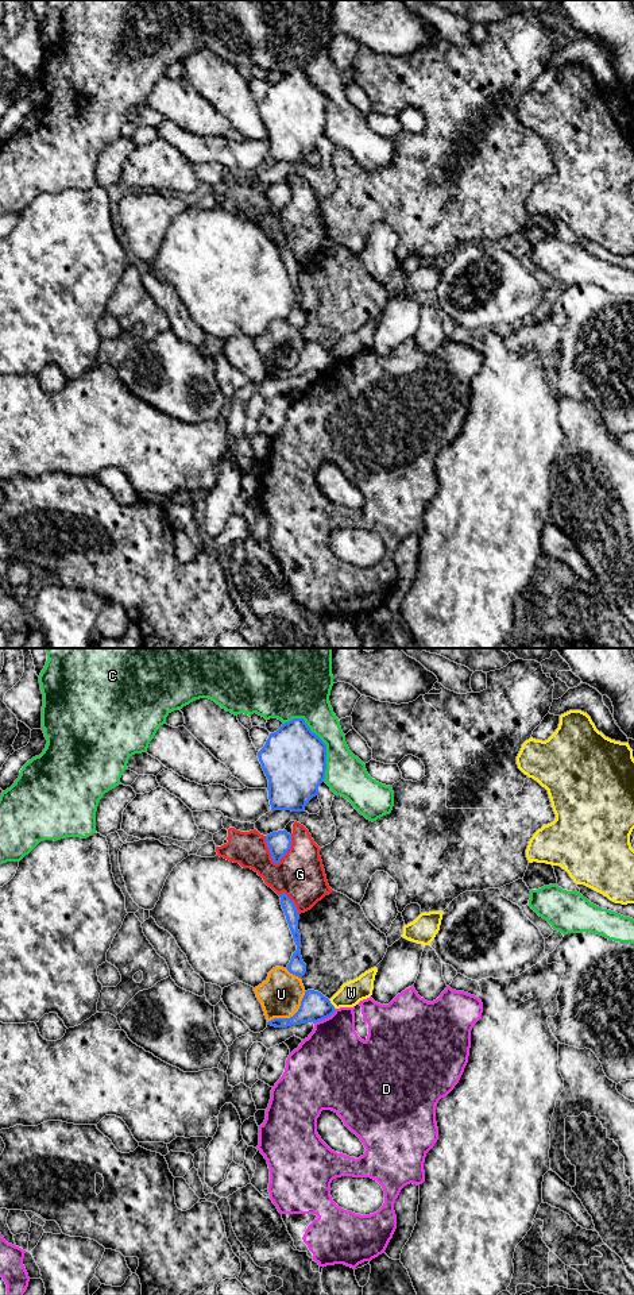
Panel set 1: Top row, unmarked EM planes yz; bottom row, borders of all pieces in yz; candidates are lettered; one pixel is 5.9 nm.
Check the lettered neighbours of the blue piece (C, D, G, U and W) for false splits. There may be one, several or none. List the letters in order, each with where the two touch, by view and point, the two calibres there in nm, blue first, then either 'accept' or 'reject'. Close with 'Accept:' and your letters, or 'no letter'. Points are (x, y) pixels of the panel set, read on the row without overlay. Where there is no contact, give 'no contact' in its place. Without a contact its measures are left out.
C: contact yz (323, 93); calibres 380 and 240 nm; reject
D: contact yz (324, 370); calibres 170 and 400 nm; reject
G: contact yz (287, 201); calibres 140 and 280 nm; reject
U: contact yz (293, 367); calibres 170 and 240 nm; reject
W: contact yz (332, 357); calibres 170 and 140 nm; reject
Accept: no letter

